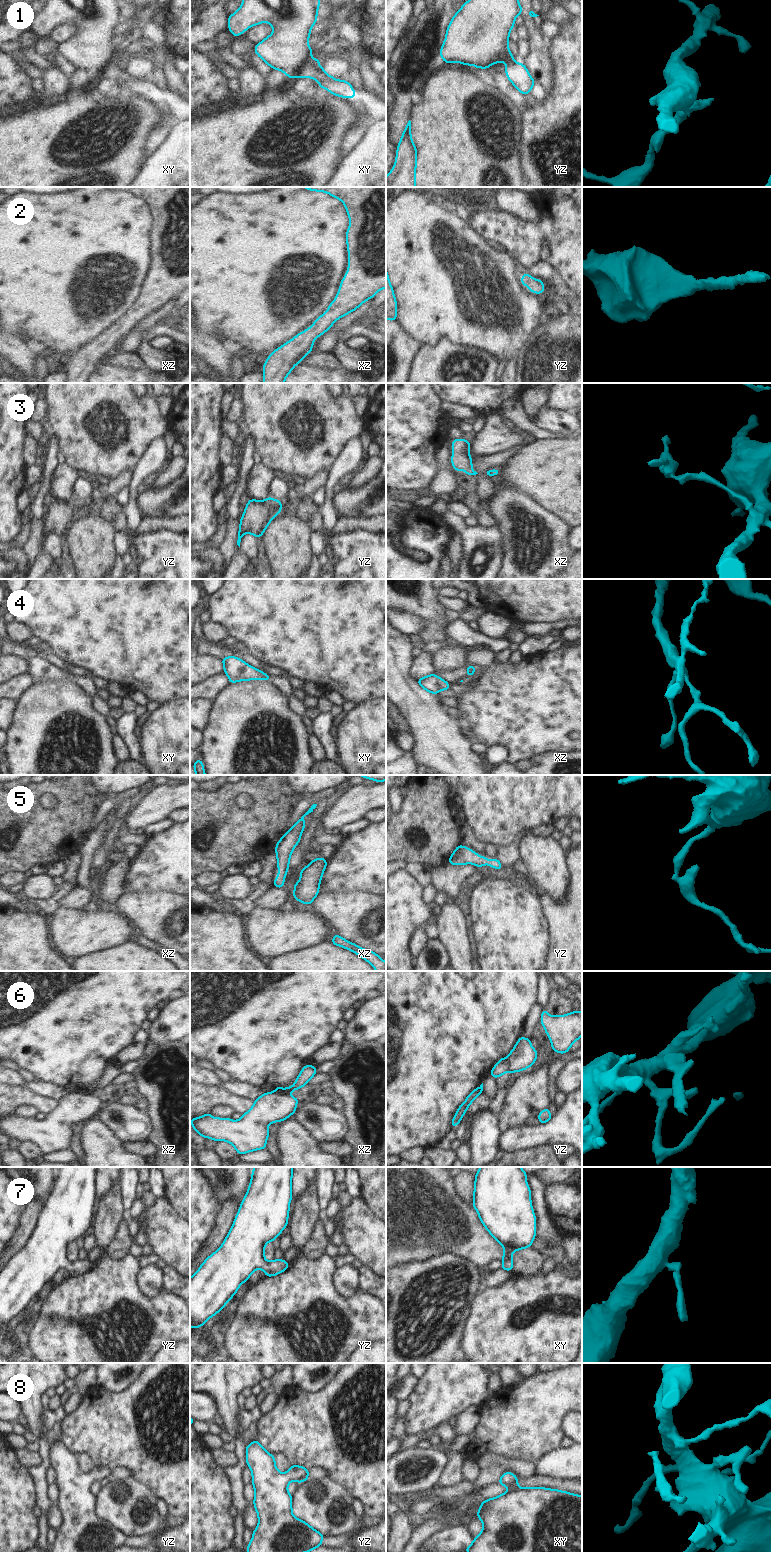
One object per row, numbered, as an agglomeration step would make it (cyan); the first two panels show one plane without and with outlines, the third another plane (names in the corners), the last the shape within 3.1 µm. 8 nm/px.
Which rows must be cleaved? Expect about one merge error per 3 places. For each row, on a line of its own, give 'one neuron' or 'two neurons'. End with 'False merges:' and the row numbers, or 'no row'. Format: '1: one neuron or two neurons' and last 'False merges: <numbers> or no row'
1: two neurons
2: one neuron
3: one neuron
4: one neuron
5: one neuron
6: two neurons
7: one neuron
8: one neuron
False merges: 1, 6

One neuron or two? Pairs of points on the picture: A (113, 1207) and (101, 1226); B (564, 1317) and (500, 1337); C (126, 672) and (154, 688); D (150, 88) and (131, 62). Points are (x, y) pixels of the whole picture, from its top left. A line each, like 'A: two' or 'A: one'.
A: one
B: one
C: one
D: two

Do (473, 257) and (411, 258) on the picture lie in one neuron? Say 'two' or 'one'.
one

